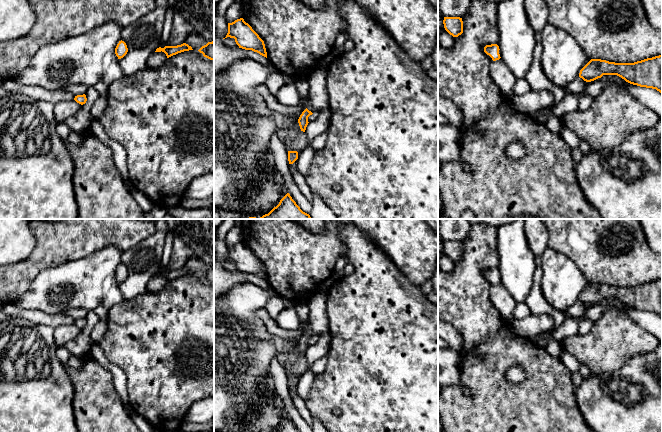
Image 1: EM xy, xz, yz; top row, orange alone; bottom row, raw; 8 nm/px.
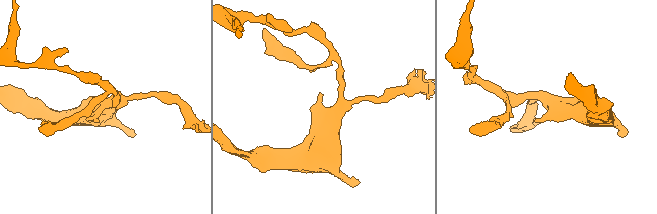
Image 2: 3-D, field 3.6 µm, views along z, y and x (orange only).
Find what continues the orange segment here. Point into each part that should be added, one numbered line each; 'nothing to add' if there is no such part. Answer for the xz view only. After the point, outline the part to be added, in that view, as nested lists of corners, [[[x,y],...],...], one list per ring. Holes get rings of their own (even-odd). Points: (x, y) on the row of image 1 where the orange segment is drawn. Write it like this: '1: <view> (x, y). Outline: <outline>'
1: xz (318, 100). Outline: [[[321,63],[308,76],[309,99],[306,108],[312,113],[329,108],[329,94],[326,87],[329,66]]]

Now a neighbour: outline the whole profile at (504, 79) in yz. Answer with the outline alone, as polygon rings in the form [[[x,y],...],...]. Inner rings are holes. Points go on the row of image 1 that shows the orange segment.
[[[502,59],[490,62],[490,75],[500,92],[511,99],[514,94],[514,85],[518,80],[505,66]]]

